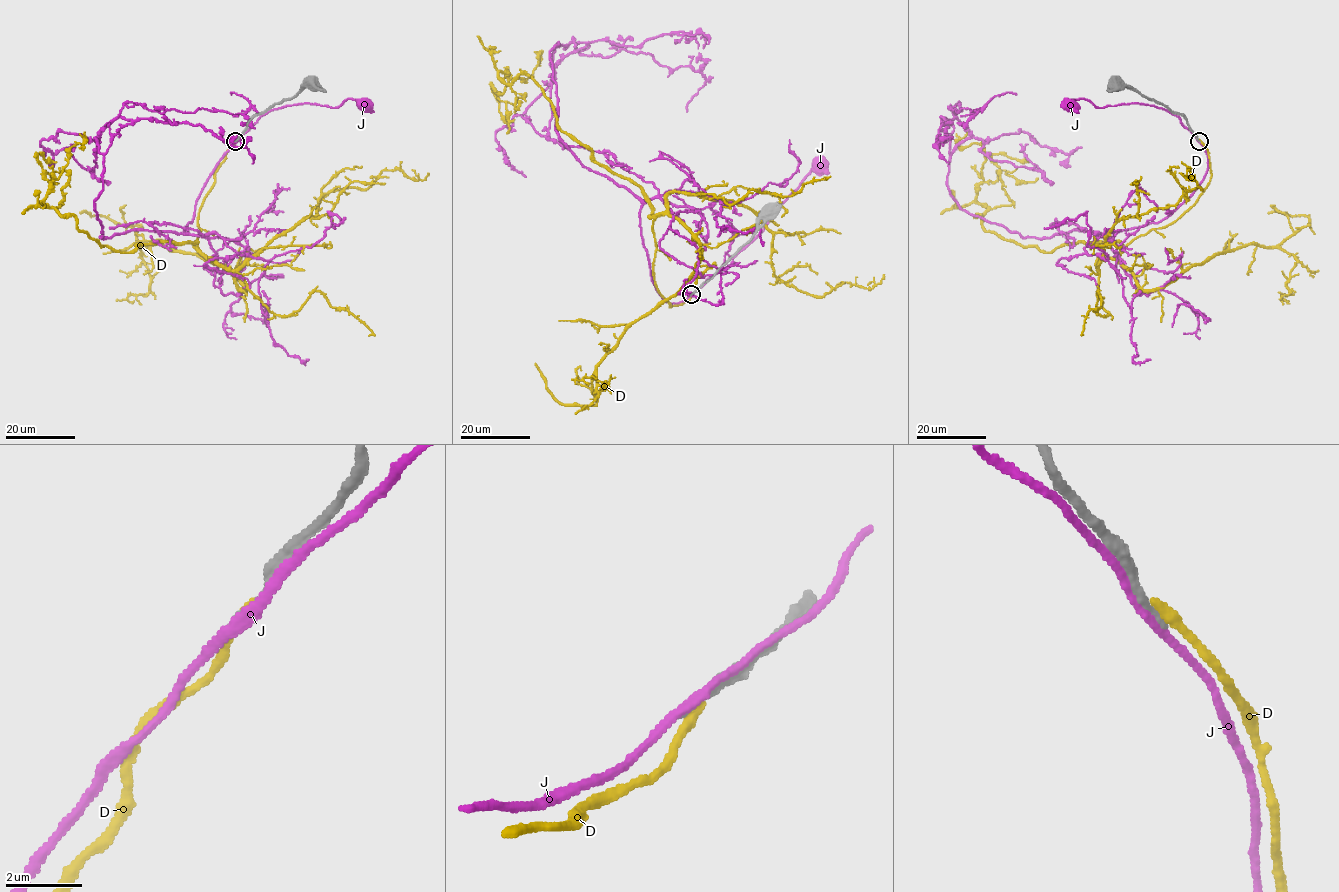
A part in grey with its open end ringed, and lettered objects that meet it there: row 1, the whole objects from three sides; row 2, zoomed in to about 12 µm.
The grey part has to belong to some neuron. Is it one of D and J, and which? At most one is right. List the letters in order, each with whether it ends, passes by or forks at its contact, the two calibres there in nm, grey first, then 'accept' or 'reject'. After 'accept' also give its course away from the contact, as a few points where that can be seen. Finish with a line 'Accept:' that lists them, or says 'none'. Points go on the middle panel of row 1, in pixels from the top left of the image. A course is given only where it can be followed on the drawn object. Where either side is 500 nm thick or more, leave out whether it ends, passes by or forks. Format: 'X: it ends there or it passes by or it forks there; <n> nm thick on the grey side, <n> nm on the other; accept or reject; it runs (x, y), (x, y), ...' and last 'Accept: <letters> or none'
D: it ends there; 200 nm thick on the grey side, 280 nm on the other; reject
J: it passes by; 320 nm thick on the grey side, 200 nm on the other; reject
Accept: none

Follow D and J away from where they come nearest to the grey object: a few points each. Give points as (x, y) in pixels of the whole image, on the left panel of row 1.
D: (236, 140), (199, 211), (199, 249), (196, 241), (156, 242), (119, 252), (43, 203), (85, 132)
J: (240, 136), (273, 109), (307, 103), (337, 107), (347, 99), (354, 99), (361, 108), (365, 105)

